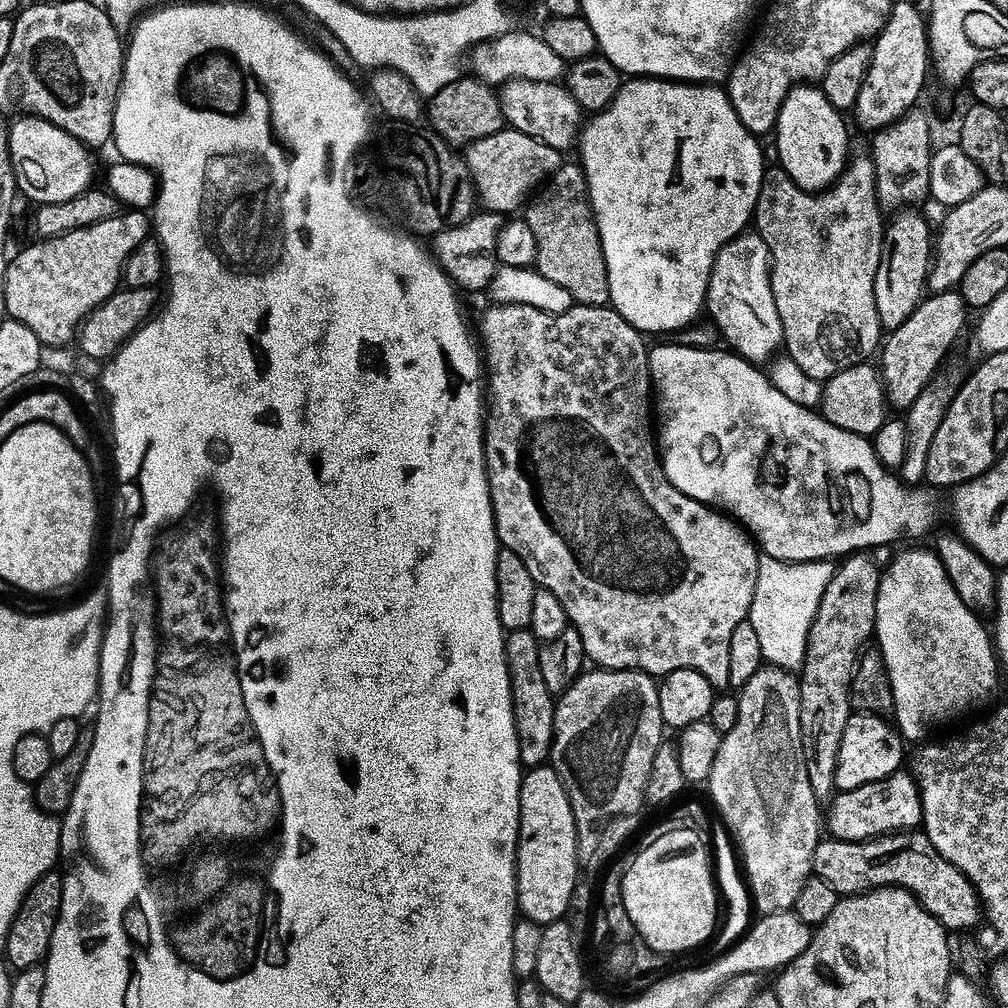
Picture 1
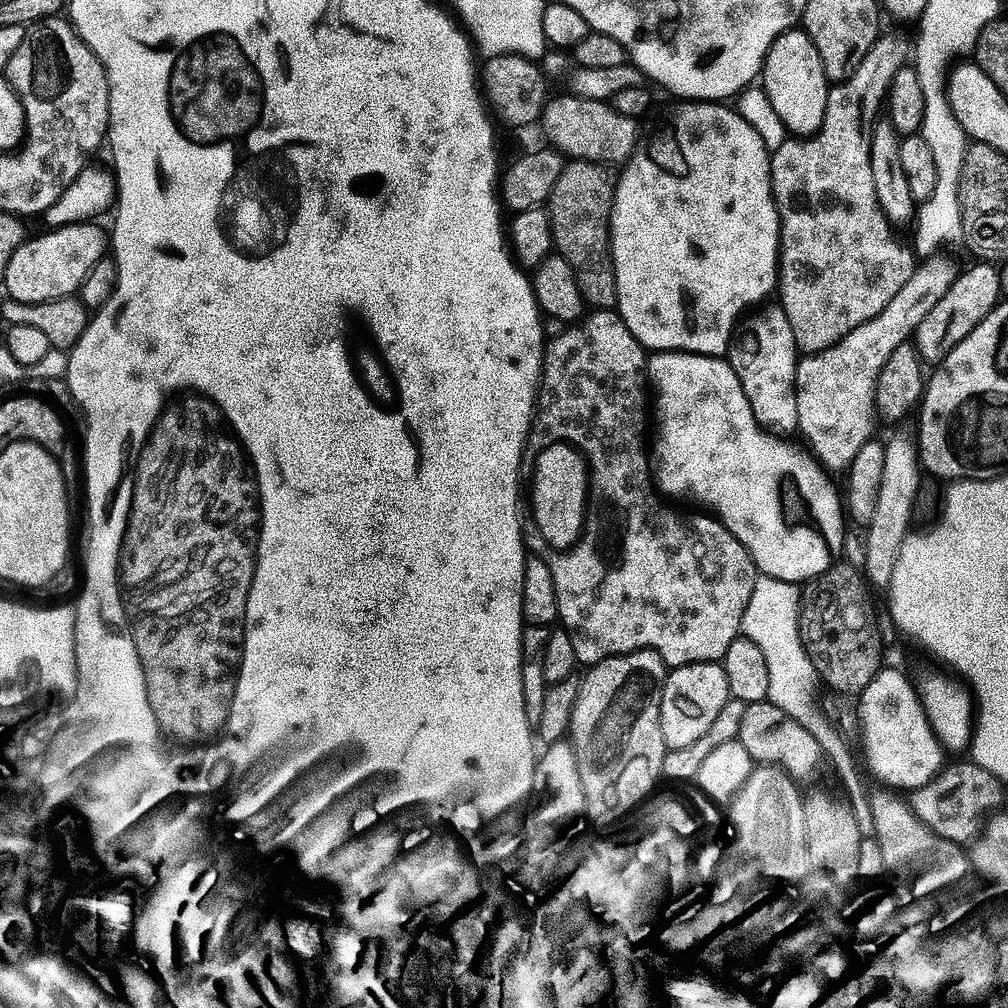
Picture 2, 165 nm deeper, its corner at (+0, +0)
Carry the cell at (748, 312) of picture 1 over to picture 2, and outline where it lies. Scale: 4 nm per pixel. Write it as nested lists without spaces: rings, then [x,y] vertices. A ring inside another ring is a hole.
[[[783,308],[757,313],[758,315],[735,337],[729,349],[728,361],[742,383],[743,393],[754,410],[755,418],[762,428],[788,434],[799,429],[797,400],[797,366],[800,351],[790,320],[786,318]]]

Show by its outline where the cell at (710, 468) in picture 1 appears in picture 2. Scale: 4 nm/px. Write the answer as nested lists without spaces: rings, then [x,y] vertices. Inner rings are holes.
[[[657,352],[648,357],[648,379],[654,389],[654,416],[660,419],[660,425],[654,428],[654,480],[659,491],[665,497],[673,496],[676,500],[697,500],[705,504],[718,517],[721,524],[734,533],[738,542],[742,542],[745,550],[752,555],[757,573],[781,580],[787,584],[803,585],[809,580],[819,578],[827,568],[832,567],[834,557],[832,548],[840,552],[844,548],[844,520],[846,524],[846,504],[842,499],[842,492],[832,485],[833,477],[803,447],[795,448],[787,444],[787,439],[773,434],[761,427],[756,420],[754,410],[743,393],[742,383],[738,375],[731,368],[729,361],[714,356],[693,356],[691,352]]]

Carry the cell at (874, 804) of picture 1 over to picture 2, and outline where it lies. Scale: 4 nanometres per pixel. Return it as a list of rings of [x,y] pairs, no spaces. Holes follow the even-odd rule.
[[[971,762],[949,763],[929,784],[911,793],[910,803],[917,818],[927,828],[932,828],[934,834],[955,844],[968,846],[980,839],[986,821],[1005,805],[1004,792],[1006,785],[990,774],[990,770],[982,770],[982,766]]]

